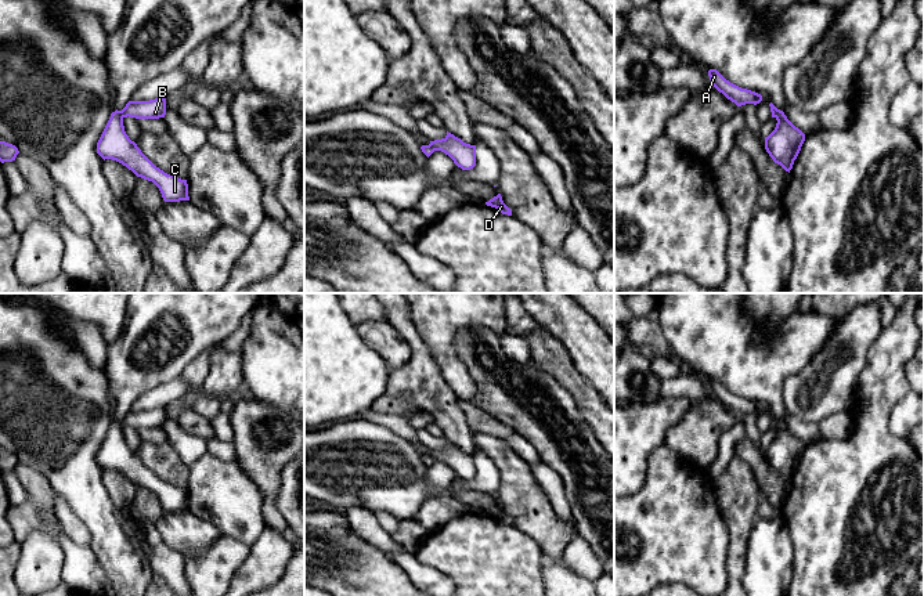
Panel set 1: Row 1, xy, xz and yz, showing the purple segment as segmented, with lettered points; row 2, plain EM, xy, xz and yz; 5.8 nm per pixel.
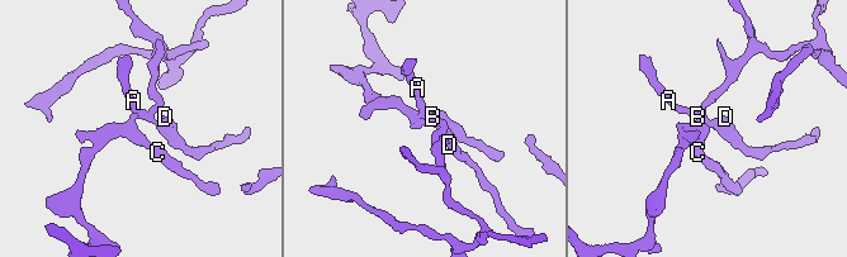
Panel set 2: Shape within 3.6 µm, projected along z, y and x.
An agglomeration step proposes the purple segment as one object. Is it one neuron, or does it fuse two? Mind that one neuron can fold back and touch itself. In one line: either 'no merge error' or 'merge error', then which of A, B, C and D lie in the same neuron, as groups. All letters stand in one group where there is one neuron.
merge error; A B D / C

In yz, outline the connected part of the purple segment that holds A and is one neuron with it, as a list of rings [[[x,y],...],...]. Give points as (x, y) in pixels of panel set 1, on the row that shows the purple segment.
[[[710,69],[708,71],[710,80],[712,86],[722,93],[728,100],[734,102],[737,106],[746,105],[746,104],[759,104],[762,101],[762,95],[747,90],[741,89],[729,80],[726,80],[717,69]]]

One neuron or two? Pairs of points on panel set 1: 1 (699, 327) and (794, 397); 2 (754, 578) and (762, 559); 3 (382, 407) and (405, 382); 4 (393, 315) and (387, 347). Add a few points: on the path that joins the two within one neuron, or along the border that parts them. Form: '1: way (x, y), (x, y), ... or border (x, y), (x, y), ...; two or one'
1: border (805, 365), (786, 379), (783, 386), (783, 410); two
2: way (758, 574), (762, 570), (762, 563); one
3: border (386, 393), (394, 396), (405, 394), (419, 411); two
4: border (387, 321), (407, 343), (410, 353); two

